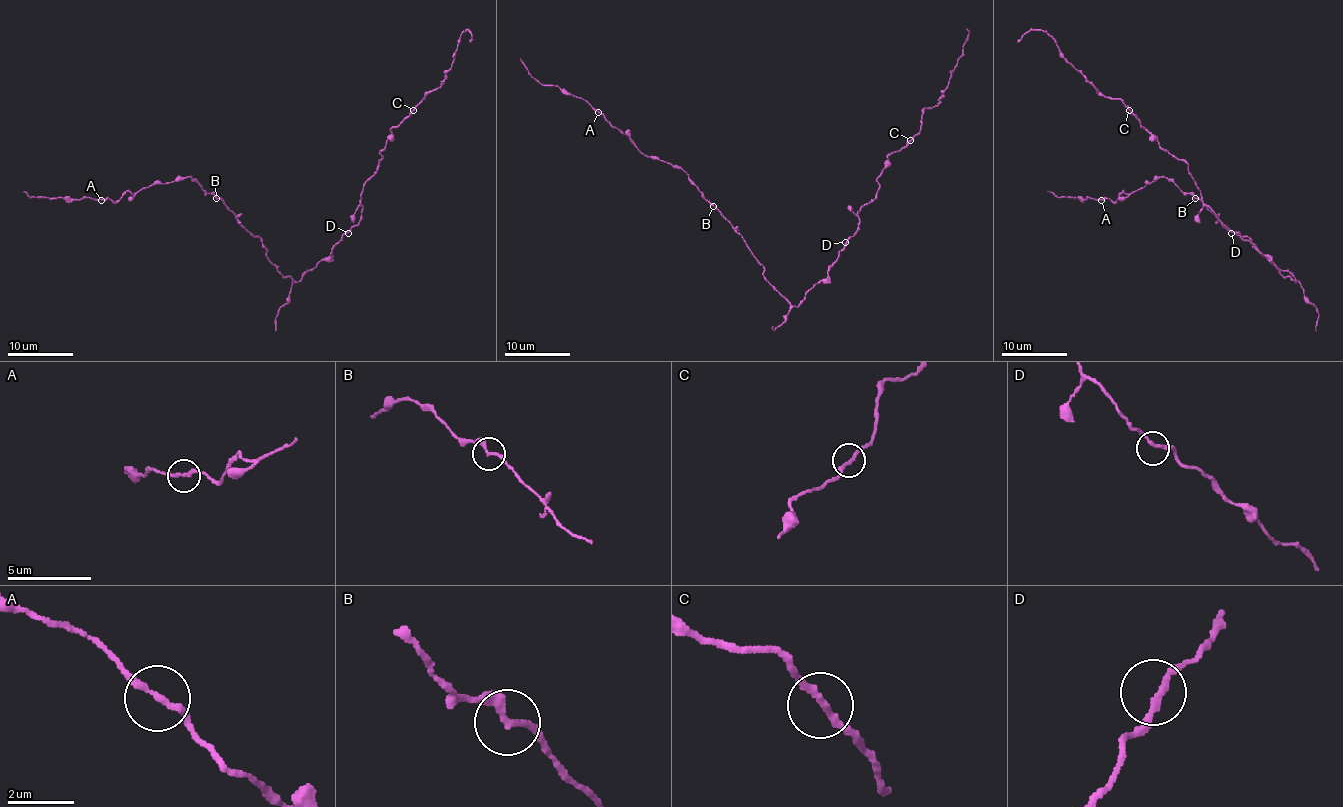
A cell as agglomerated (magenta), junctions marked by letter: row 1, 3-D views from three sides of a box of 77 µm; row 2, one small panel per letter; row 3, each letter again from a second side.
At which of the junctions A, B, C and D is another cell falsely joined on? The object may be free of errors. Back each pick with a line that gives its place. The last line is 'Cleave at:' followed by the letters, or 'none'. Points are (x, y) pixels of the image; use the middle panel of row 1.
Cleave at: none

